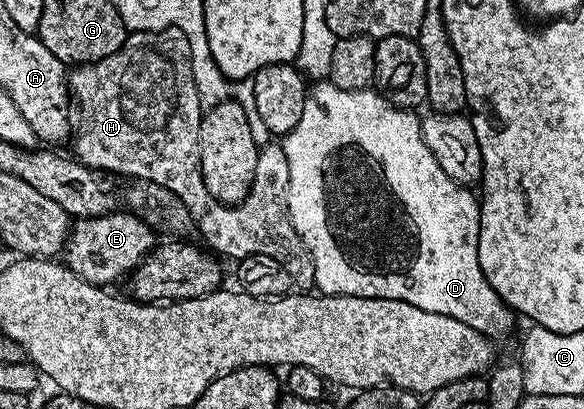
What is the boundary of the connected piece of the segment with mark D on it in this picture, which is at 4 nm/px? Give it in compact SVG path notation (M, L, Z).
M331 82L324 83L317 84L314 88L312 85L308 89L303 102L303 118L299 118L299 122L283 138L289 171L289 221L295 226L299 238L305 244L305 251L313 262L316 291L326 296L362 296L411 302L411 306L419 306L419 310L459 318L459 322L467 322L467 326L490 338L496 337L496 332L507 331L515 319L514 313L495 294L479 266L481 209L478 197L474 193L472 196L469 193L472 191L466 185L456 184L451 178L447 178L447 174L443 174L443 166L435 162L435 154L431 154L427 142L423 142L421 137L421 116L408 108L397 108L377 90L340 88Z

